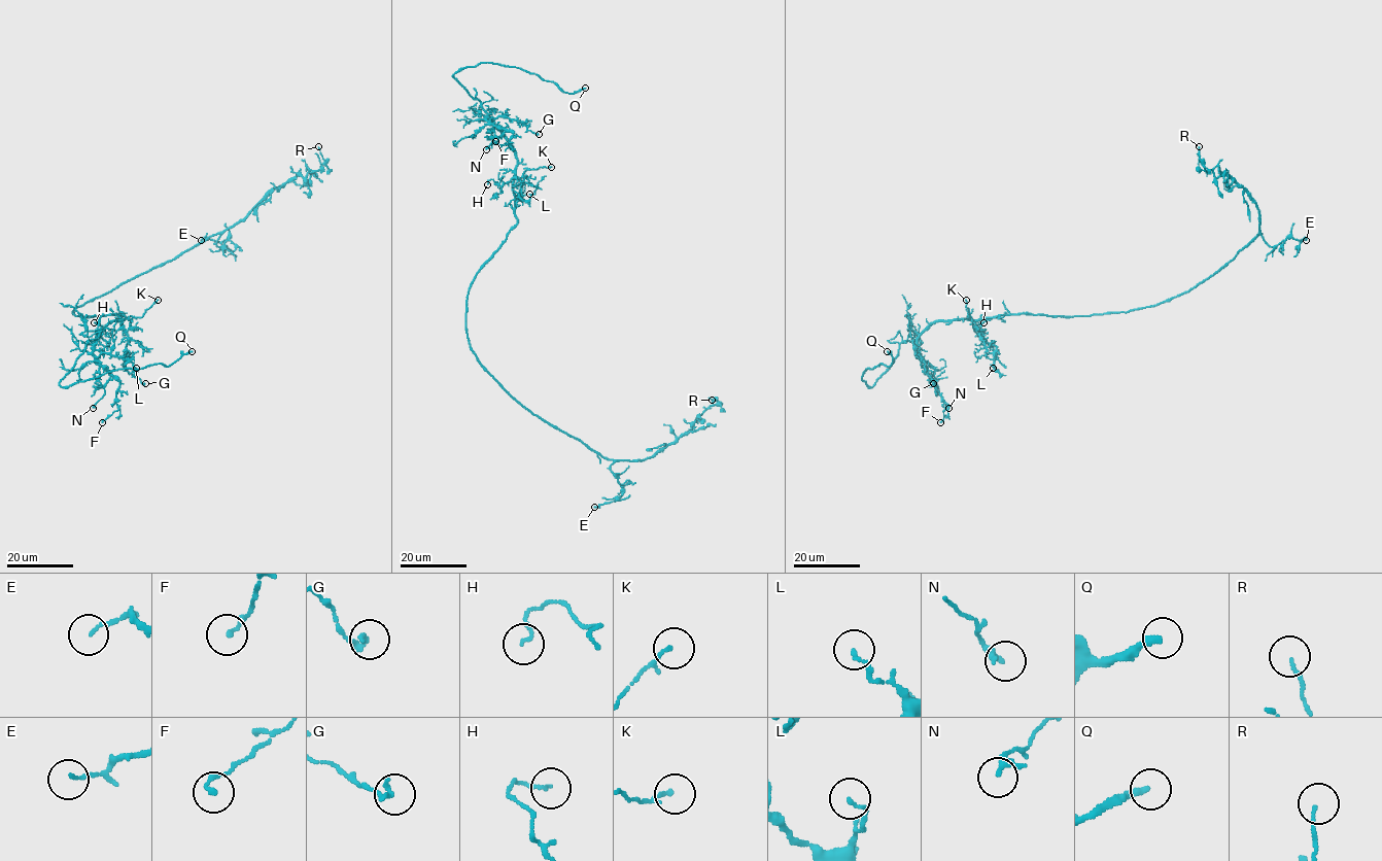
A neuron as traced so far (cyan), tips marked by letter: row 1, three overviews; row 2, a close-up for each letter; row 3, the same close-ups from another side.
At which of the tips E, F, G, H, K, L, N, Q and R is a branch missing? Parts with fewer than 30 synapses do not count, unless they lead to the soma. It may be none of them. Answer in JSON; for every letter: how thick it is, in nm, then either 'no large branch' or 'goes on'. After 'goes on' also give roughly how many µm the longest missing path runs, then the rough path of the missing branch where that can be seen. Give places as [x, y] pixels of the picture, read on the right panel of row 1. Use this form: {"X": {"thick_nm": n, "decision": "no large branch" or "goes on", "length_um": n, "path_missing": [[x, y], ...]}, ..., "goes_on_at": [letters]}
{"E": {"thick_nm": 120, "decision": "no large branch"}, "F": {"thick_nm": 140, "decision": "no large branch"}, "G": {"thick_nm": 170, "decision": "no large branch"}, "H": {"thick_nm": 120, "decision": "no large branch"}, "K": {"thick_nm": 90, "decision": "no large branch"}, "L": {"thick_nm": 120, "decision": "no large branch"}, "N": {"thick_nm": 280, "decision": "no large branch"}, "Q": {"thick_nm": 240, "decision": "goes on", "length_um": 7}, "R": {"thick_nm": 110, "decision": "no large branch"}, "goes_on_at": ["Q"]}

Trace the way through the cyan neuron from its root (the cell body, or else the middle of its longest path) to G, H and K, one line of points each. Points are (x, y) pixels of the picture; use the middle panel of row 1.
G: (469, 288), (517, 221), (513, 194), (516, 151), (488, 118), (505, 116), (520, 121), (539, 134)
H: (469, 288), (480, 267), (517, 221), (514, 210), (515, 177), (502, 185), (492, 179), (487, 184)
K: (469, 288), (480, 267), (517, 221), (513, 179), (520, 178), (527, 169), (551, 167)

